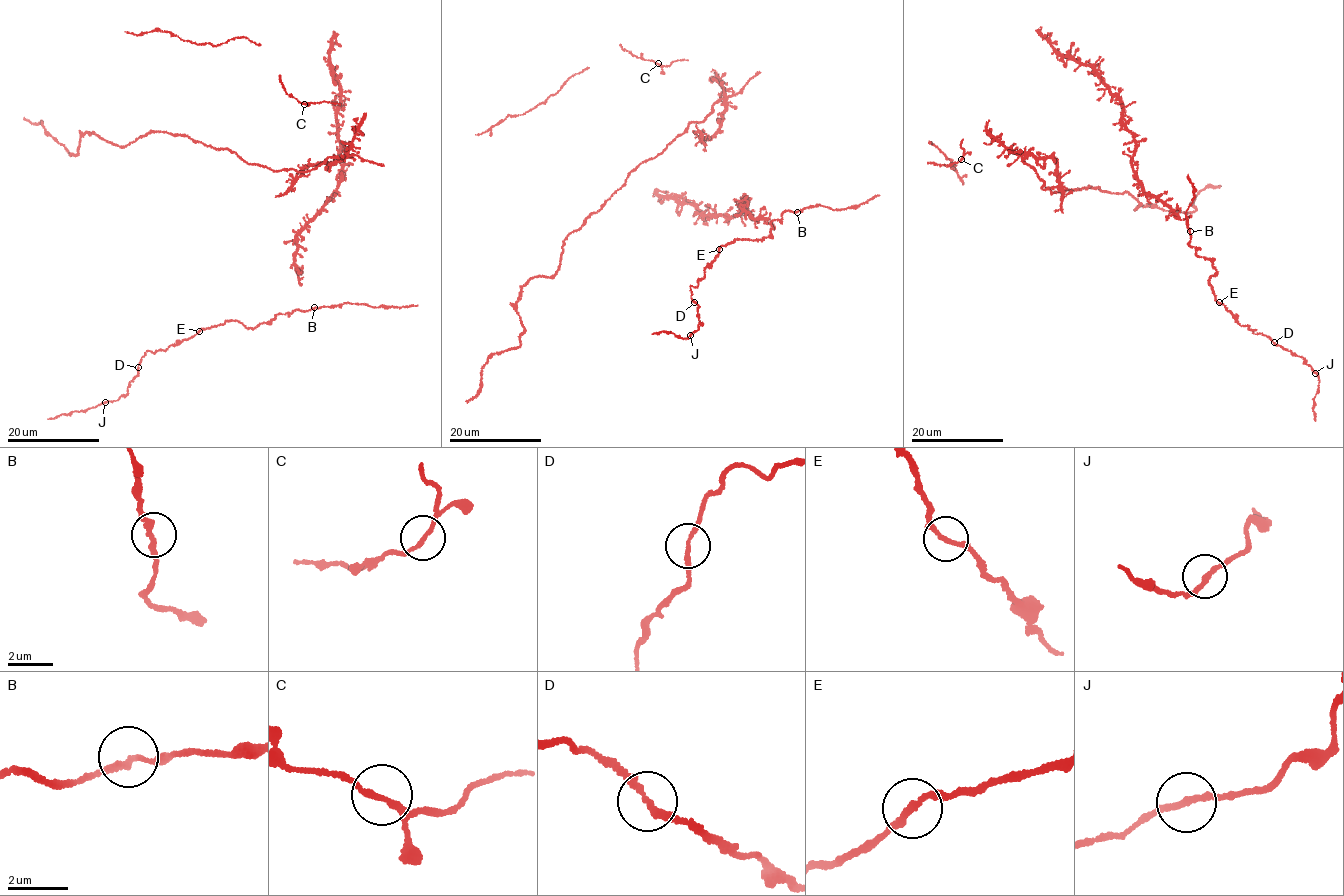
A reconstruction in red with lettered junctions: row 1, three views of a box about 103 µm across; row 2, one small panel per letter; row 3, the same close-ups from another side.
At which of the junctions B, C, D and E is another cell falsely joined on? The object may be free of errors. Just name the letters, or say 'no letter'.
no letter

